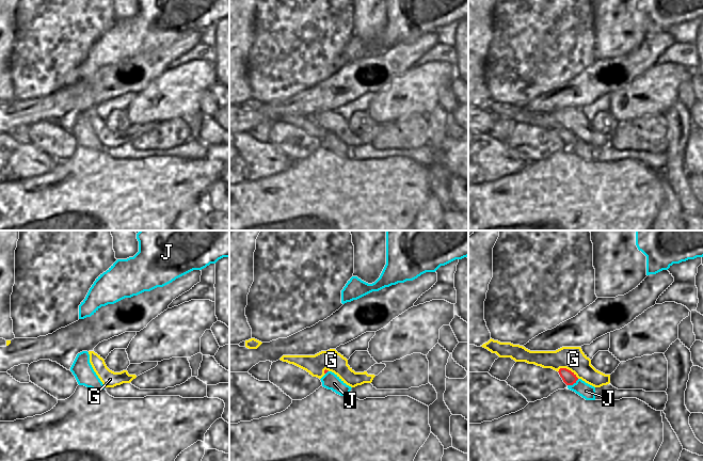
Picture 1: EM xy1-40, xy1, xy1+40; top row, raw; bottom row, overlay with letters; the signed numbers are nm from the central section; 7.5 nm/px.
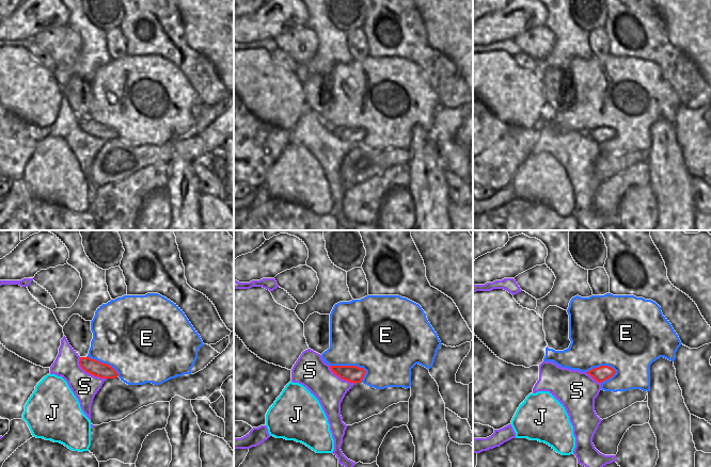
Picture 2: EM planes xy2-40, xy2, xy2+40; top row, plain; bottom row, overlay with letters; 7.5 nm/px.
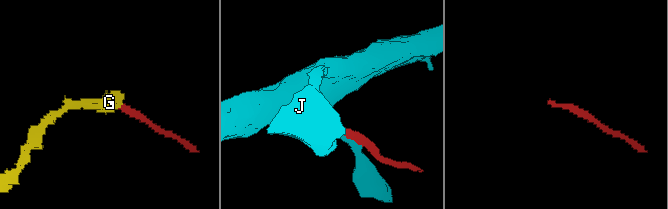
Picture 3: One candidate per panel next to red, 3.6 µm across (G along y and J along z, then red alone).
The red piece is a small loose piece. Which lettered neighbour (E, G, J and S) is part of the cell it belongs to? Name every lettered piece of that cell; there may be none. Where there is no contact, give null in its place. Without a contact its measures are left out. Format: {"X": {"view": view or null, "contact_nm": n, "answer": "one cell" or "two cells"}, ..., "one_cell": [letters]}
{"E": {"view": "xy2", "contact_nm": 280, "answer": "two cells"}, "G": {"view": "xy1+40", "contact_nm": 170, "answer": "one cell"}, "J": {"view": "xy1+40", "contact_nm": 100, "answer": "two cells"}, "S": {"view": "xy2-40", "contact_nm": 280, "answer": "two cells"}, "one_cell": ["G"]}

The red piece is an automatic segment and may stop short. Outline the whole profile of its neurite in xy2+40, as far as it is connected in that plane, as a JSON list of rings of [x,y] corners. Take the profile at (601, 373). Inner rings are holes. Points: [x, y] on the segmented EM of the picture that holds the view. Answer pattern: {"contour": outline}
{"contour": [[[600,366],[589,370],[586,373],[589,374],[598,383],[602,383],[611,379],[616,373],[616,371],[609,366]]]}

